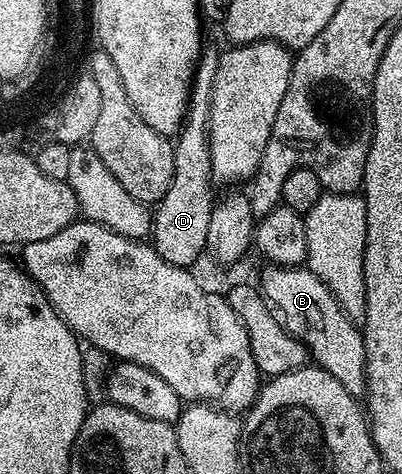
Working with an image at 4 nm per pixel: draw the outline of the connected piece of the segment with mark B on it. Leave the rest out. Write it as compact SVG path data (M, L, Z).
M267 263L262 272L260 291L266 303L276 313L289 336L295 336L306 345L309 359L323 368L344 390L356 398L367 391L366 343L362 341L362 330L353 324L336 298L305 266L283 266Z

